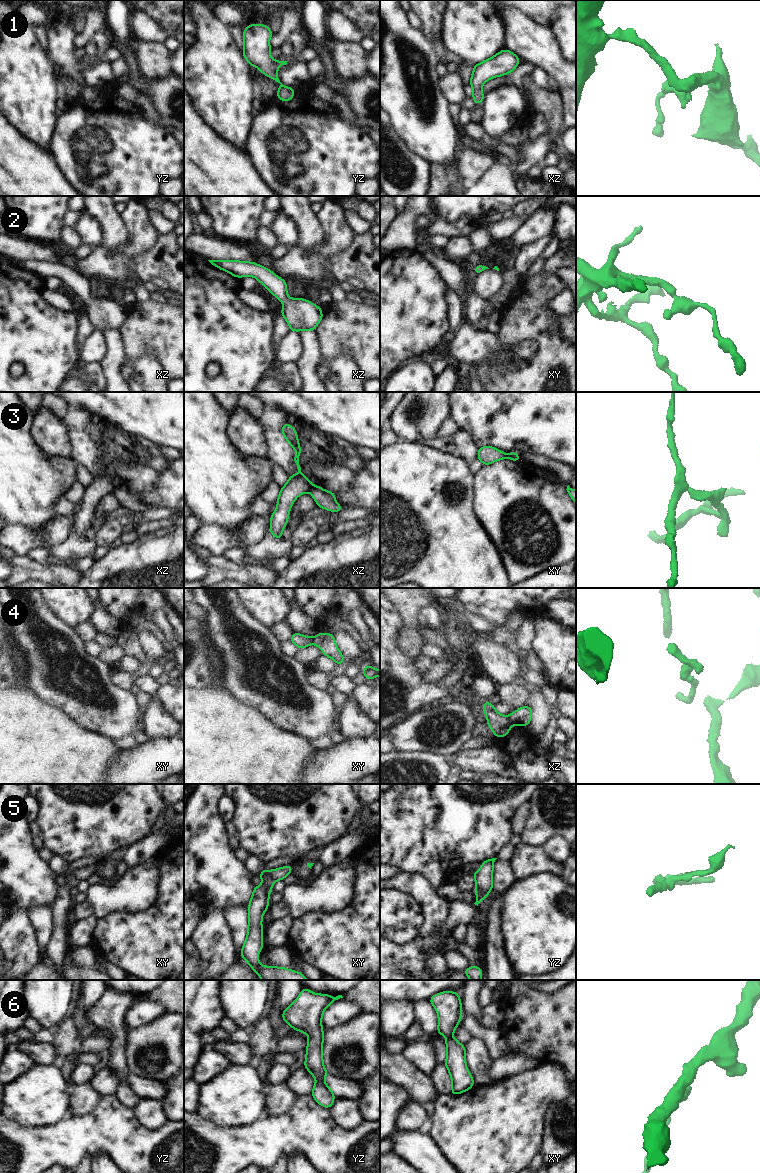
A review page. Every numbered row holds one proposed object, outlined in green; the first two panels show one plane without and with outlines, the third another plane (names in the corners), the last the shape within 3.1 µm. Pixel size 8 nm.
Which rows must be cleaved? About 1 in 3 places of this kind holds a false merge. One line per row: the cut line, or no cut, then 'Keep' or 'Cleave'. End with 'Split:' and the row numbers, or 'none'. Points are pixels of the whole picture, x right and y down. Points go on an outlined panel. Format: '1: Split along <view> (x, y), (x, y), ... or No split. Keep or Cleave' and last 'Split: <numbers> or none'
1: No split. Keep
2: No split. Keep
3: Split along xz (312, 485), (308, 491). Cleave
4: Split along xz (508, 716), (513, 724). Cleave
5: Split along xy (268, 871), (268, 874), (274, 881). Cleave
6: No split. Keep
Split: 3, 4, 5

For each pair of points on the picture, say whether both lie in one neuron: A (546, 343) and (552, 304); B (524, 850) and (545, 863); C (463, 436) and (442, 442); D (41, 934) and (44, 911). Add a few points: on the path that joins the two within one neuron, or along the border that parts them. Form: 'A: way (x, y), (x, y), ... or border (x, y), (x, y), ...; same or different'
A: border (562, 289), (545, 304), (556, 316); different
B: way (529, 855), (535, 861), (540, 862); same
C: border (451, 435), (459, 455); different
D: way (42, 928), (42, 917); same

